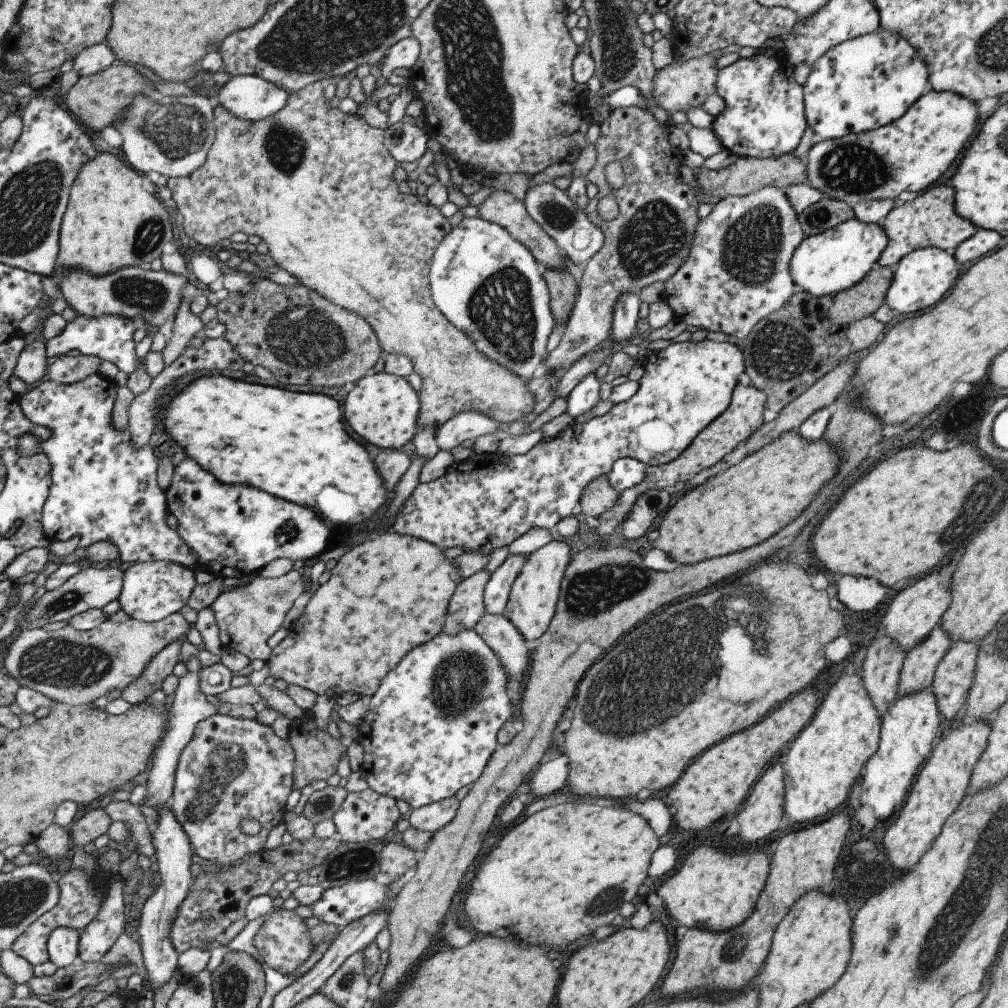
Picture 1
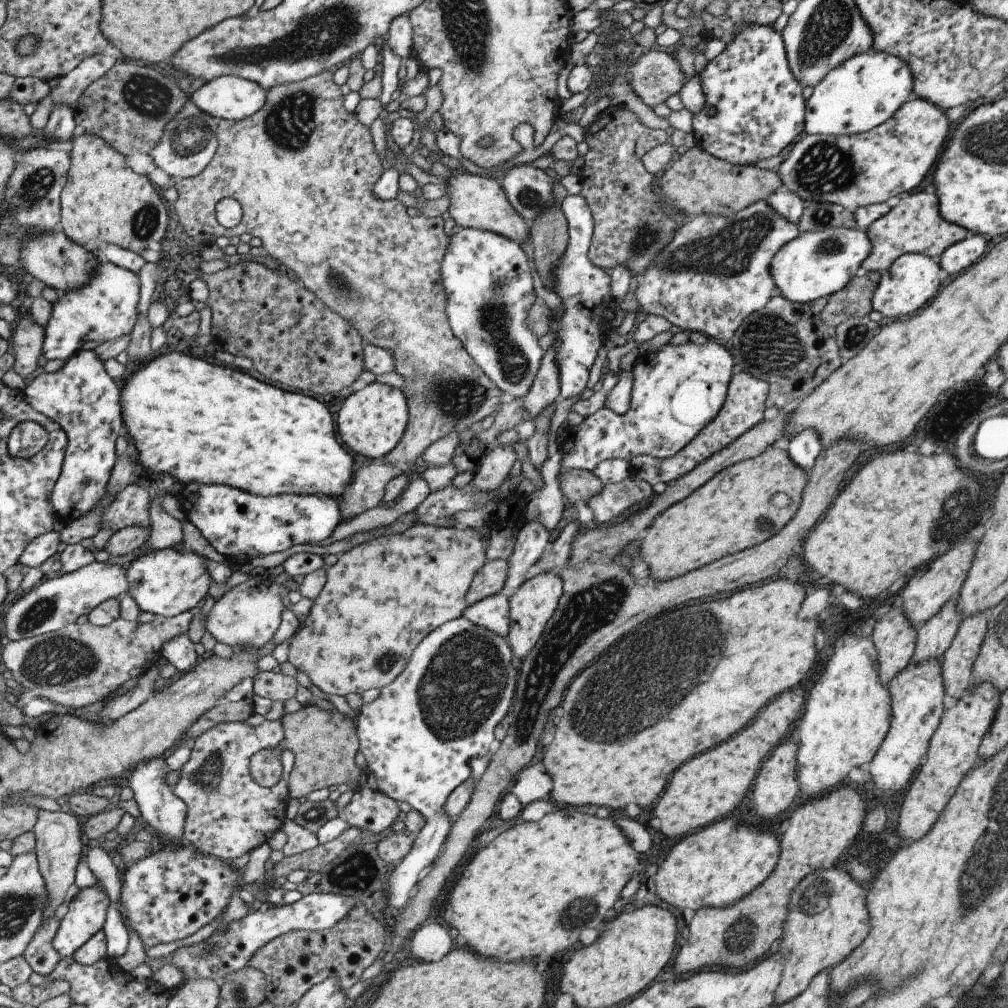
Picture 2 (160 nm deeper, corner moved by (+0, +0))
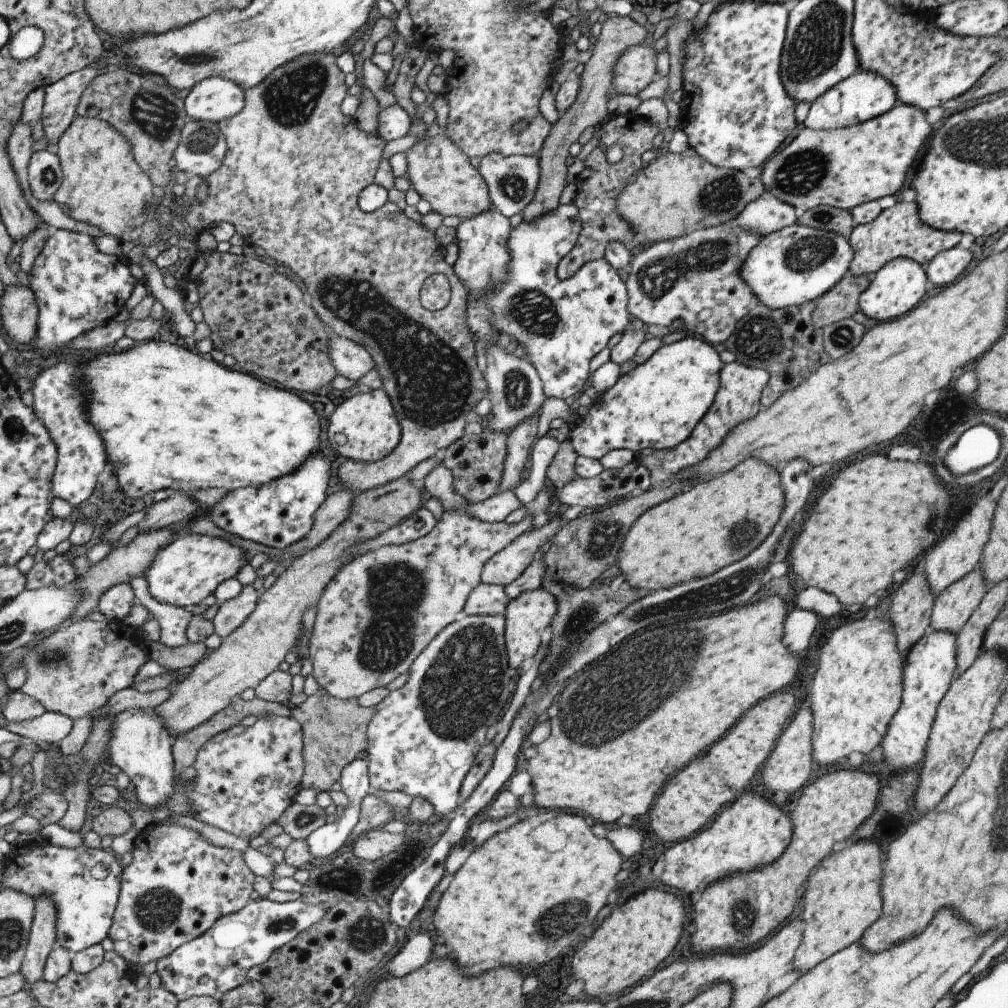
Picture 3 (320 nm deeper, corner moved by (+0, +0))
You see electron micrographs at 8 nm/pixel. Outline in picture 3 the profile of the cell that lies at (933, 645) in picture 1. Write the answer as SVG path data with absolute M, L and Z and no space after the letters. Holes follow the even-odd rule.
M978 563L934 598L929 629L957 633L973 614L986 590Z

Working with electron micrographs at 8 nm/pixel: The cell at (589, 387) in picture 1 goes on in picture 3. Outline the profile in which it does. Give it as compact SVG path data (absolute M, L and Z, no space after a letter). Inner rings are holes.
M573 202L557 205L533 217L533 220L522 220L517 226L509 227L506 240L508 275L504 281L493 283L492 289L482 294L490 307L490 322L494 323L496 332L511 336L523 348L524 358L538 374L544 396L563 400L581 391L585 380L591 376L588 373L591 358L606 347L607 340L613 334L618 338L623 335L629 322L626 282L619 278L616 270L604 258L586 262L569 278L561 278L561 260L573 248L580 230L581 221Z

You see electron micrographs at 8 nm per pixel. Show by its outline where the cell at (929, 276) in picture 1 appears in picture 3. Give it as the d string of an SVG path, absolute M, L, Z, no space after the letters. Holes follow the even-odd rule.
M903 257L886 262L870 277L867 288L859 295L857 306L866 318L875 322L885 322L909 312L921 300L925 288L930 287L923 266Z

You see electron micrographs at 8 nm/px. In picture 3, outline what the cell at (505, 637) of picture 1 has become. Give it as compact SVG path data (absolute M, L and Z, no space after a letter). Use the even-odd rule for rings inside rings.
M480 582L467 595L462 614L504 614L507 602L508 597L506 588L501 585L492 585Z

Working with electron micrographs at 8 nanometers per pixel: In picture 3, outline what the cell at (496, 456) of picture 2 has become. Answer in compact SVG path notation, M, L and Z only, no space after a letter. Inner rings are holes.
M464 500L463 509L454 509L453 511L443 511L439 522L422 537L411 542L401 543L399 545L381 545L373 550L369 550L363 554L359 554L349 562L345 562L342 568L331 577L326 584L318 603L316 604L316 615L311 628L310 637L308 639L308 658L313 661L312 675L315 677L319 688L325 690L328 695L336 699L352 699L373 690L380 686L389 684L398 674L405 672L411 662L417 658L417 655L431 642L431 639L445 628L449 623L457 620L462 615L462 610L467 595L480 583L480 574L483 565L496 552L499 552L504 546L507 546L514 538L532 527L534 520L529 511L525 512L523 519L517 523L505 524L503 521L498 523L484 523L478 519L474 519L466 512L466 504L473 503Z

